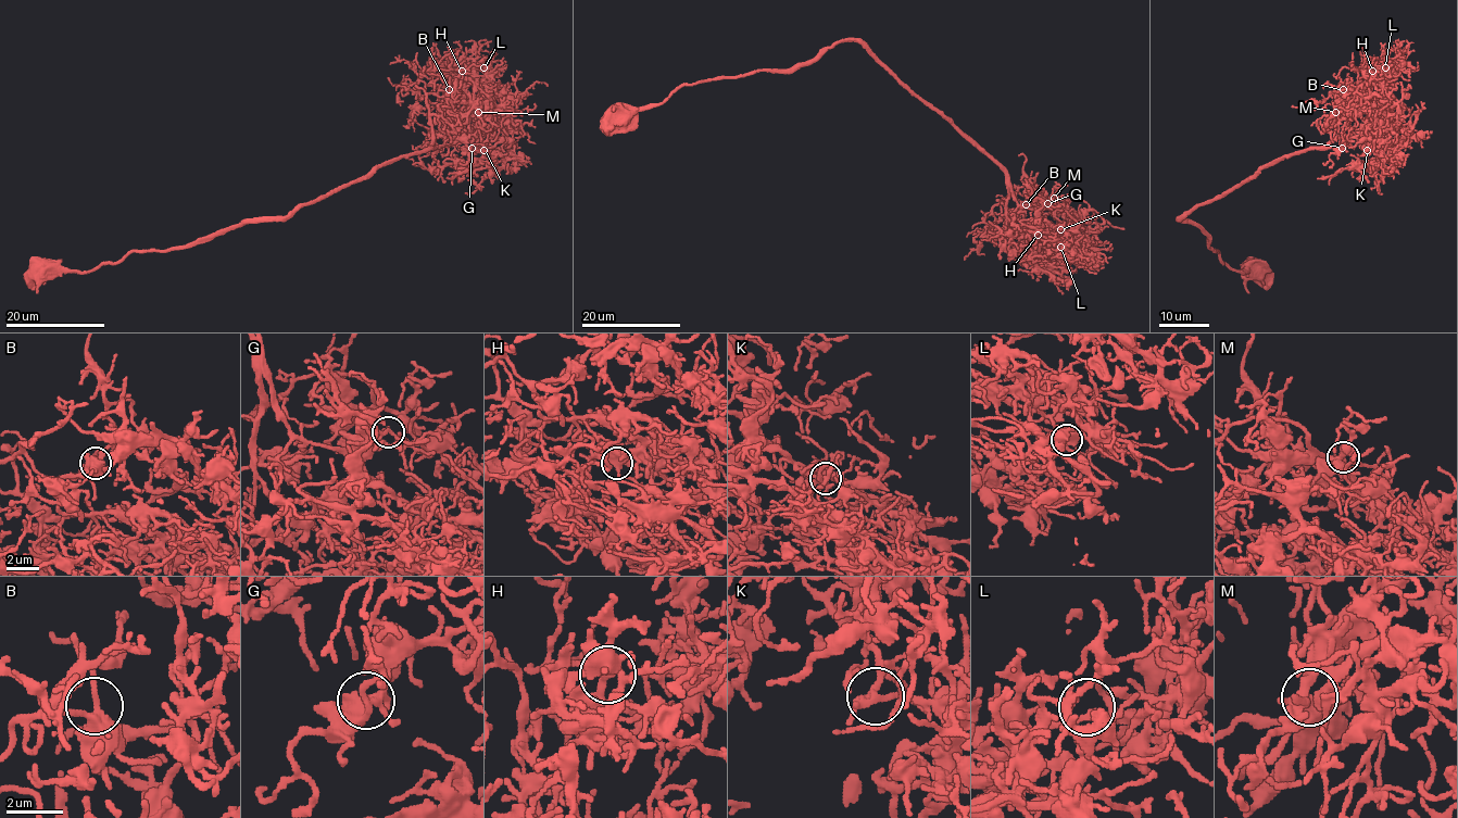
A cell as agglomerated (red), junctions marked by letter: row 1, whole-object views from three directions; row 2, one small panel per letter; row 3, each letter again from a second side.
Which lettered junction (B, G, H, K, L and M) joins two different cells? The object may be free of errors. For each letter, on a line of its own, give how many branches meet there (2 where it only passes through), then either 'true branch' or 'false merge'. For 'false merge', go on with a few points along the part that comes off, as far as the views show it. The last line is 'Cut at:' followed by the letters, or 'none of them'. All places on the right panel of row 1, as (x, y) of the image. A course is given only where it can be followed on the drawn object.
B: 3 branches meet; true branch
G: 3 branches meet; true branch
H: 3 branches meet; true branch
K: 3 branches meet; false merge; foreign part runs (1368, 150), (1379, 153), (1375, 162), (1362, 165), (1368, 170), (1378, 162), (1377, 156)
L: 3 branches meet; true branch
M: 3 branches meet; true branch
Cut at: K

